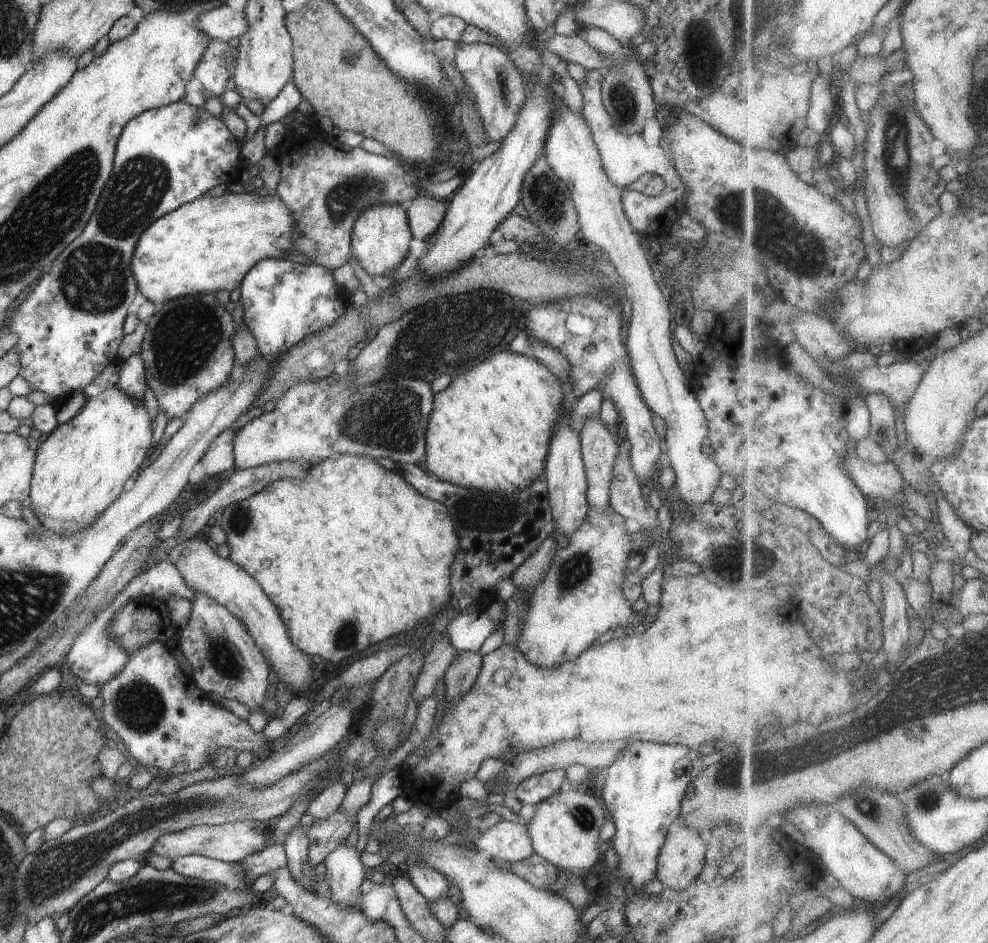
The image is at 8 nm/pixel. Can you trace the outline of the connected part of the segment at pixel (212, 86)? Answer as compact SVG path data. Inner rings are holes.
M210 39L205 46L200 62L193 72L209 95L220 97L226 90L226 82L231 77L231 69L226 65L226 57L232 48L228 47L227 41Z

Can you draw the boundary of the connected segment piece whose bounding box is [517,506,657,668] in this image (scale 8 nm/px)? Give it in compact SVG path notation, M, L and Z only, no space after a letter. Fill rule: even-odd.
M608 506L603 511L589 508L582 526L571 535L566 535L570 539L570 545L566 548L559 547L541 583L530 595L524 594L527 613L521 625L517 648L522 651L528 662L542 668L557 667L578 658L599 636L612 628L629 630L638 624L654 624L657 614L646 616L643 612L634 612L631 603L622 594L627 562L632 552L636 552L628 533L630 534L626 530L625 518Z

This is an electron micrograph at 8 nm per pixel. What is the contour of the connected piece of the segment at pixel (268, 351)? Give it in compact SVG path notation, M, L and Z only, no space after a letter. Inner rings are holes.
M287 259L256 263L240 283L243 324L257 342L260 356L274 362L305 336L330 328L351 305L350 294L336 284L333 271L322 265L304 265Z

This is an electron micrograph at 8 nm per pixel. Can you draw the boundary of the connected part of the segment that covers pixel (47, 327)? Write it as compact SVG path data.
M176 101L165 107L153 108L152 110L144 111L142 114L135 116L130 122L124 126L122 134L120 135L119 142L115 146L115 157L113 158L112 174L105 182L102 189L100 198L97 200L96 208L92 213L91 219L84 227L84 230L77 236L72 244L66 246L66 250L62 252L62 256L58 256L54 260L54 266L48 274L44 274L36 284L27 292L27 296L24 300L20 300L18 308L9 313L9 320L6 322L6 332L13 332L18 335L18 343L16 350L20 355L21 371L19 375L28 381L28 384L32 391L40 390L46 392L54 398L52 404L37 406L33 412L32 422L33 427L40 430L41 434L50 434L58 425L57 408L54 402L57 398L68 399L71 394L82 393L84 388L88 386L108 364L116 362L118 356L116 351L120 342L124 338L123 322L126 315L130 312L130 304L134 302L136 298L136 292L138 292L138 285L131 269L131 258L133 257L135 248L137 246L140 235L151 225L156 222L161 216L171 213L177 208L183 207L184 204L188 204L197 198L202 197L211 188L218 186L218 184L230 184L239 180L241 171L246 167L243 158L240 153L241 149L240 140L236 139L230 130L226 127L226 124L219 119L212 118L212 116L206 111L204 107L195 107L182 101Z

